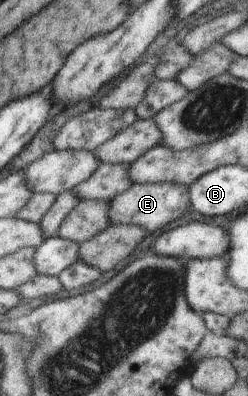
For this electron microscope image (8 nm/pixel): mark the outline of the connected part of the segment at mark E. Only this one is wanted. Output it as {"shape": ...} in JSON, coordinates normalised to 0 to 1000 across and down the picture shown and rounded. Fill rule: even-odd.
{"shape":[[[536,465],[440,510],[435,553],[444,566],[556,568],[581,583],[625,586],[690,558],[726,553],[766,520],[758,475],[742,467]]]}

